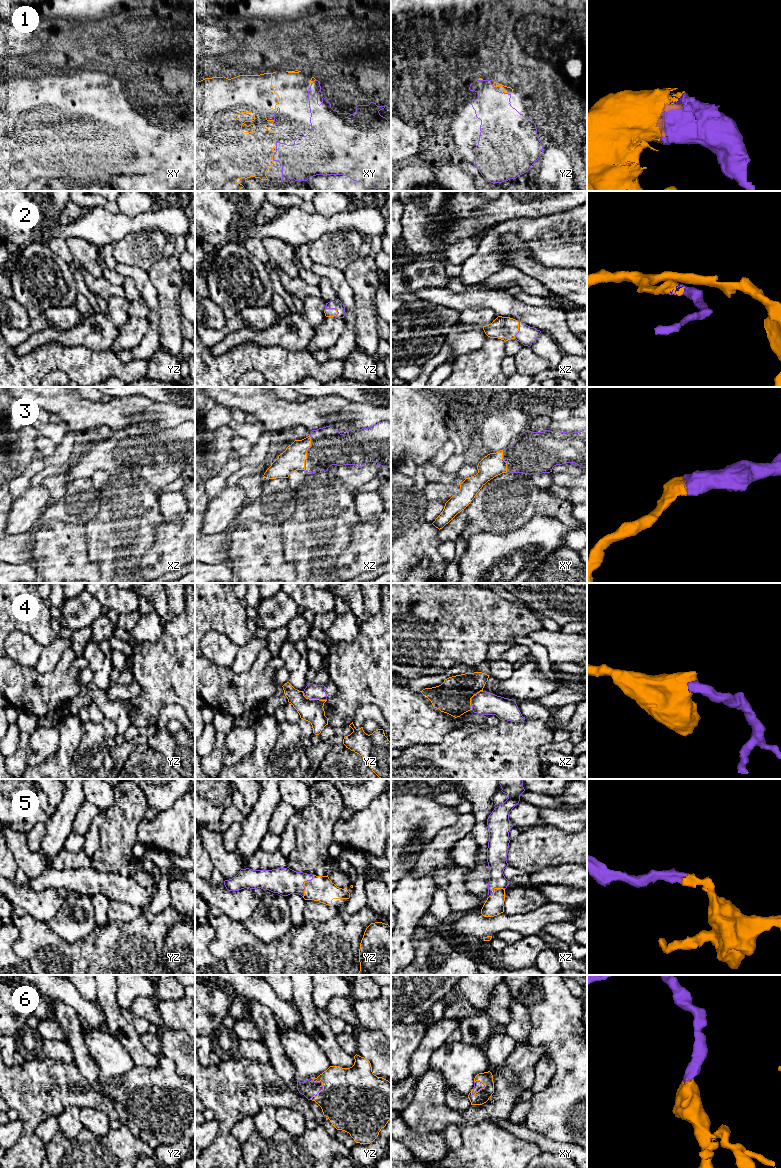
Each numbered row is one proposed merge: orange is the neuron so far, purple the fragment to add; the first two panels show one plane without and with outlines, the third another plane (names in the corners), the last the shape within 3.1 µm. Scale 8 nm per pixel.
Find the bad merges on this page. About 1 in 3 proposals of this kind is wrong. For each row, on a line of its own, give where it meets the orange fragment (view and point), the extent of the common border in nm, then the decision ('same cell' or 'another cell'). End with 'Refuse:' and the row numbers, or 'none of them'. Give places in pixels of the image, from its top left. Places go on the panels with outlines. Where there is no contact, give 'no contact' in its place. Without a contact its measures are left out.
1: meets orange in xy at (272, 157); contact 60 nm long; same cell
2: meets orange in yz at (332, 309); contact 120 nm long; same cell
3: meets orange in xz at (306, 453); contact 300 nm long; same cell
4: meets orange in yz at (313, 699); contact 220 nm long; another cell
5: meets orange in yz at (303, 884); contact 200 nm long; same cell
6: meets orange in yz at (322, 1085); contact 180 nm long; same cell
Refuse: 4

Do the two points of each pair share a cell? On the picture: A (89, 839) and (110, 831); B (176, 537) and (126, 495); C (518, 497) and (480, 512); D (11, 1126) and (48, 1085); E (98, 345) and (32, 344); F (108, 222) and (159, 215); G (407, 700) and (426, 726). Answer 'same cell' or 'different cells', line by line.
A: different cells
B: different cells
C: same cell
D: different cells
E: same cell
F: same cell
G: same cell

